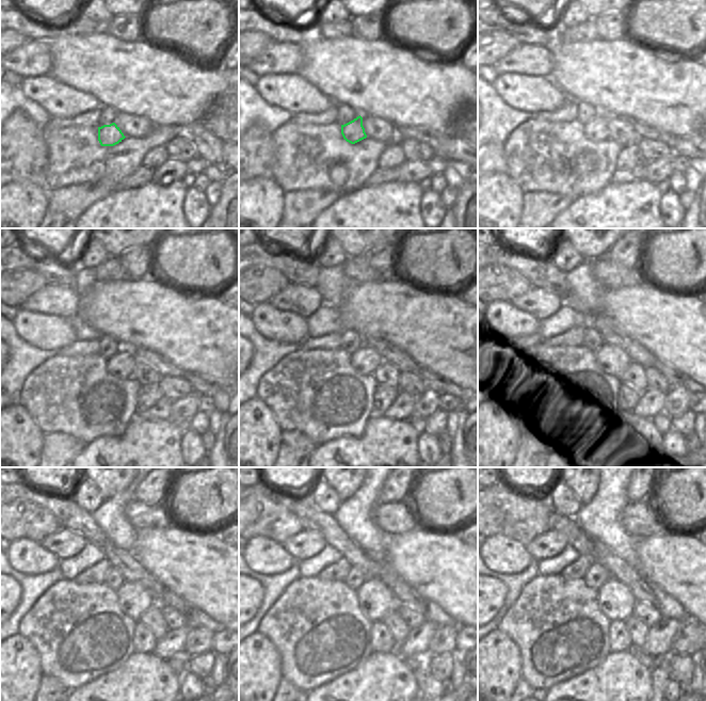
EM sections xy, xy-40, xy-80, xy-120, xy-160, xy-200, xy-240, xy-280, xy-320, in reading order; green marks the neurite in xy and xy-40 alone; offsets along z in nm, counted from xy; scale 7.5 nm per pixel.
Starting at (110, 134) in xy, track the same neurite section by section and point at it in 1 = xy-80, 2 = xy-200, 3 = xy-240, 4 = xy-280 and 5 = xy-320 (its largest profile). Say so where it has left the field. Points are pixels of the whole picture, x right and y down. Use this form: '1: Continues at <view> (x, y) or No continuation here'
1: Continues at xy-80 (596, 130)
2: Continues at xy-200 (612, 360)
3: Continues at xy-240 (133, 599)
4: Continues at xy-280 (375, 600)
5: Continues at xy-320 (616, 602).

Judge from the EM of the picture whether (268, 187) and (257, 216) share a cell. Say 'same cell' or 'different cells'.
same cell

